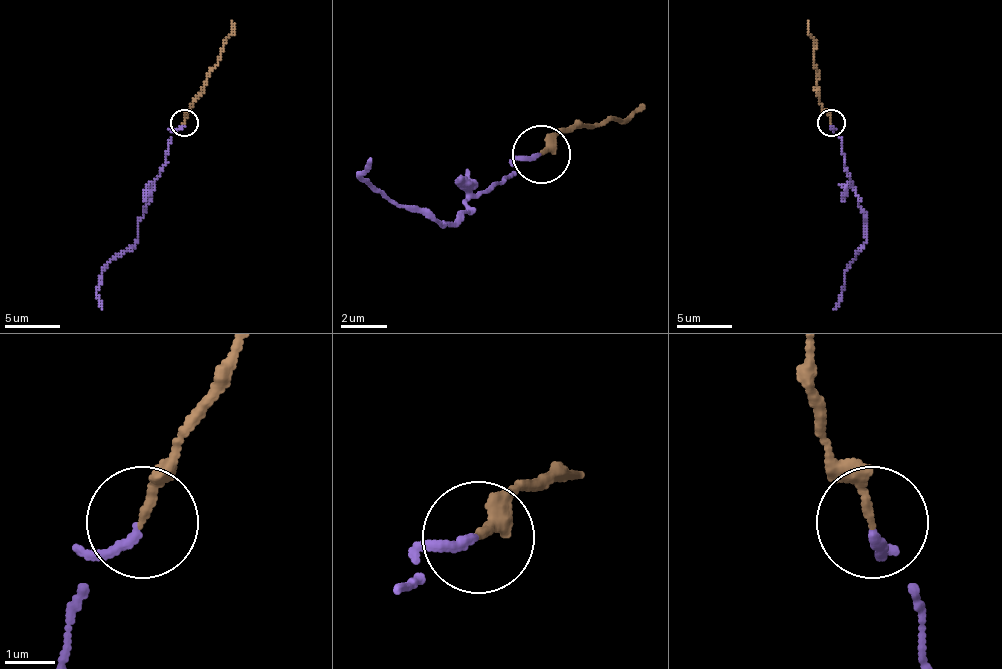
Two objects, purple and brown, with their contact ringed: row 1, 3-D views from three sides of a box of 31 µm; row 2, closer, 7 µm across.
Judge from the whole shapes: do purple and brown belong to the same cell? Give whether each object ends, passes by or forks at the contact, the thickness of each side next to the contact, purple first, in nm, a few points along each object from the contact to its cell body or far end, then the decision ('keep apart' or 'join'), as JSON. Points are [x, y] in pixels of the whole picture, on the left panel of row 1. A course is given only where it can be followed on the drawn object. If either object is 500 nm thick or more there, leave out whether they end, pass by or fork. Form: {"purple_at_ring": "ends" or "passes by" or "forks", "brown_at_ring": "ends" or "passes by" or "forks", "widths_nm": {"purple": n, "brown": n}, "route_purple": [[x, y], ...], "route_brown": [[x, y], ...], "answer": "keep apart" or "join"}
{"purple_at_ring": "ends", "brown_at_ring": "ends", "widths_nm": {"purple": 180, "brown": 160}, "route_purple": [[182, 123], [171, 132], [162, 170], [149, 187], [138, 240], [102, 273], [96, 298], [102, 309]], "route_brown": [[185, 123], [185, 115], [196, 101], [207, 73], [218, 62], [223, 40], [232, 32], [232, 21]], "answer": "join"}

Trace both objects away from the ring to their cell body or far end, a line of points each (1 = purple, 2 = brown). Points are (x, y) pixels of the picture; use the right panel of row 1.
1: (830, 123), (841, 140), (844, 170), (855, 187), (866, 223), (866, 240), (844, 273), (841, 298), (833, 309)
2: (830, 123), (830, 115), (819, 101), (814, 40), (808, 32), (808, 21)

